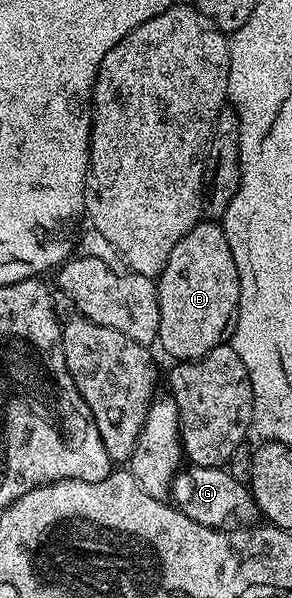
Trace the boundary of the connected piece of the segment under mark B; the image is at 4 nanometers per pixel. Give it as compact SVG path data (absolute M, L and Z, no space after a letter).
M206 218L192 226L172 246L172 254L168 254L168 262L156 283L160 302L157 343L162 344L171 361L199 360L233 333L238 321L240 278L221 223Z

